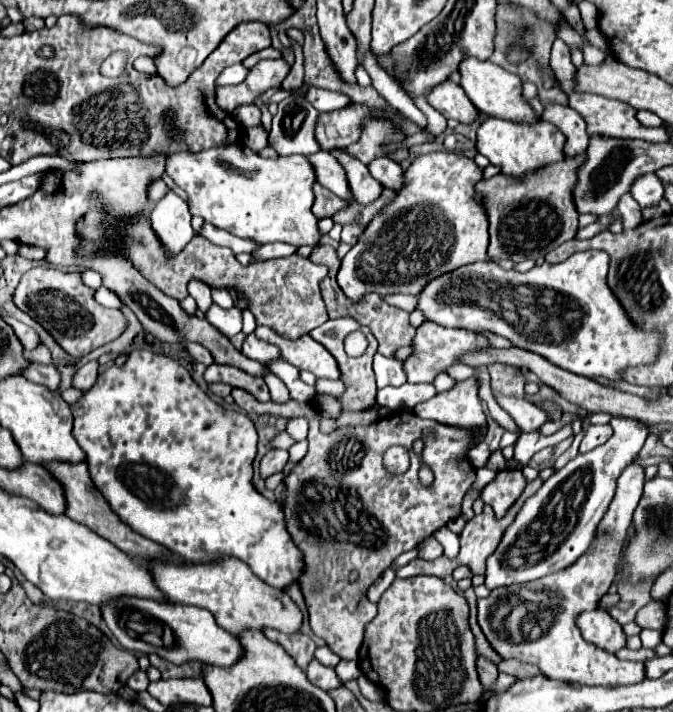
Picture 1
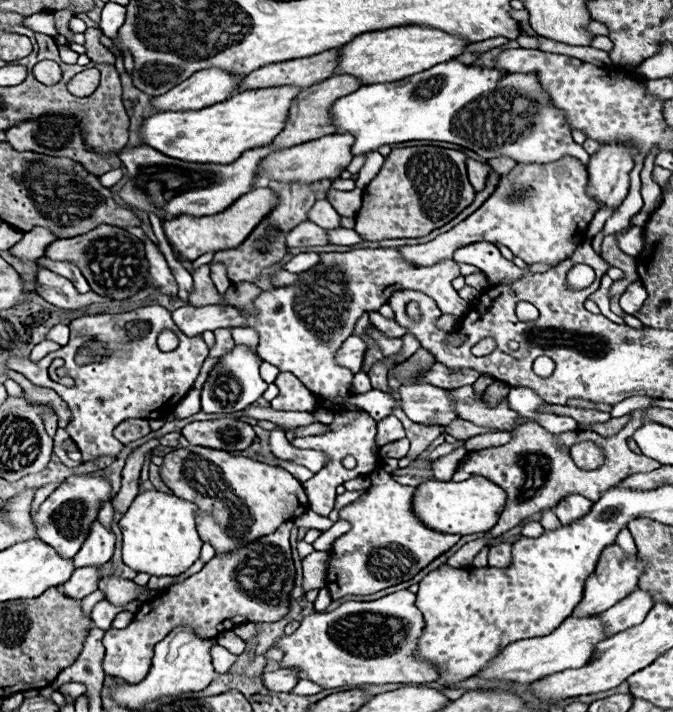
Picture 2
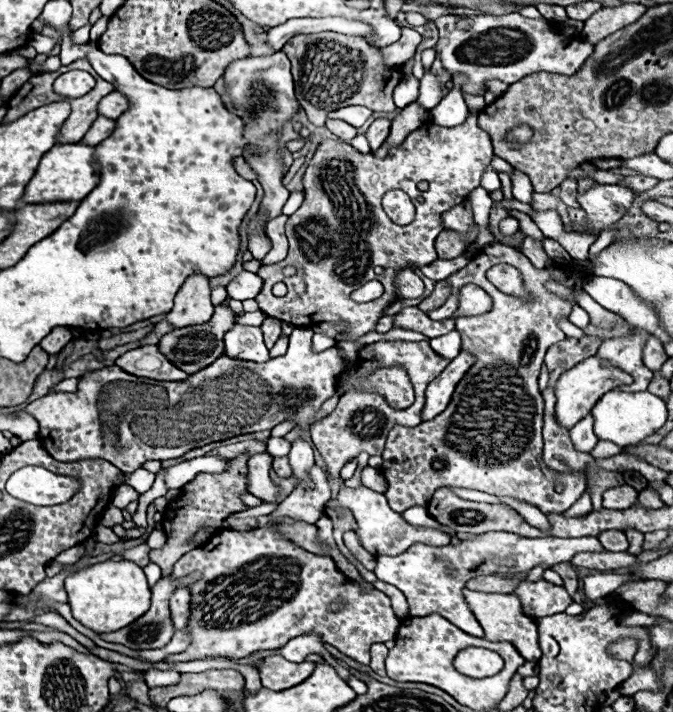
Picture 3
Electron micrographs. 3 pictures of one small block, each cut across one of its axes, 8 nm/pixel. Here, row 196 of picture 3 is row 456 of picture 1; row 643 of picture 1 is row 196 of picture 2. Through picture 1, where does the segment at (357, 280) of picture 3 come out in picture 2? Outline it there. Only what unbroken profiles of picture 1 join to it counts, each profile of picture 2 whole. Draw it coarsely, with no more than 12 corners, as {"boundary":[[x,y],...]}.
{"boundary":[[362,188],[350,192],[328,190],[328,202],[340,216],[356,218]]}

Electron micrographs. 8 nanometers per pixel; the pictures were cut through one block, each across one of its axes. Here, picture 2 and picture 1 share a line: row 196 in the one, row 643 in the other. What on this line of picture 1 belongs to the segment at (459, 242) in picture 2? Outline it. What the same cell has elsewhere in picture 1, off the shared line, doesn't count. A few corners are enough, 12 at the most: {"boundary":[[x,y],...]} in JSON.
{"boundary":[[644,468],[620,474],[576,564],[478,600],[502,660],[612,688],[642,662],[588,644],[574,622],[616,576]]}

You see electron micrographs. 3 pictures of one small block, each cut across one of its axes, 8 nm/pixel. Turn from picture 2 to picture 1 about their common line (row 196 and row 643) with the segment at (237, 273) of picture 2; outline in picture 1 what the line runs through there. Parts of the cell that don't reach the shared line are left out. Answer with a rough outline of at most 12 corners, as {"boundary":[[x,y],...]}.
{"boundary":[[264,634],[278,642],[304,670],[314,658],[316,644],[306,634]]}

